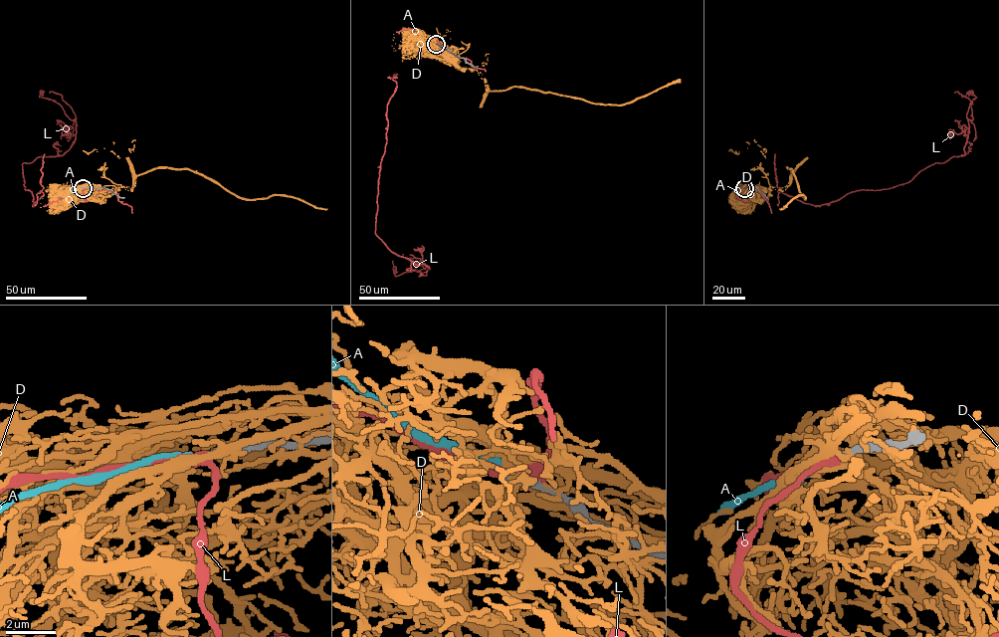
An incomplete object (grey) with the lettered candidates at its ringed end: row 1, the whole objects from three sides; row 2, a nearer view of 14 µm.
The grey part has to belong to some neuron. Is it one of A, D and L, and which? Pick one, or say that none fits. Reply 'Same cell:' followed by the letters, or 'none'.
Same cell: A

